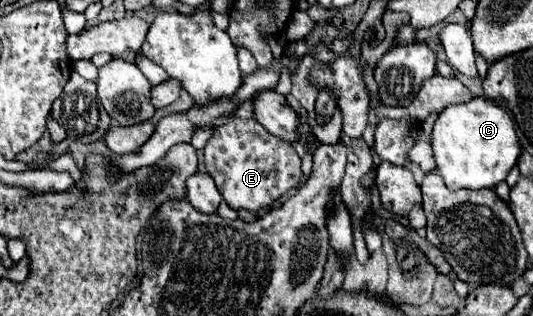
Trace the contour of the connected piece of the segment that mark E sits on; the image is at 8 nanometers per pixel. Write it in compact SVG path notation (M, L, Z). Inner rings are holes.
M231 118L225 126L215 128L215 136L205 146L205 168L213 176L219 192L223 194L225 202L237 210L245 208L257 212L261 208L269 208L277 198L295 190L301 184L301 160L289 142L281 142L277 136L271 136L257 120L241 120Z

